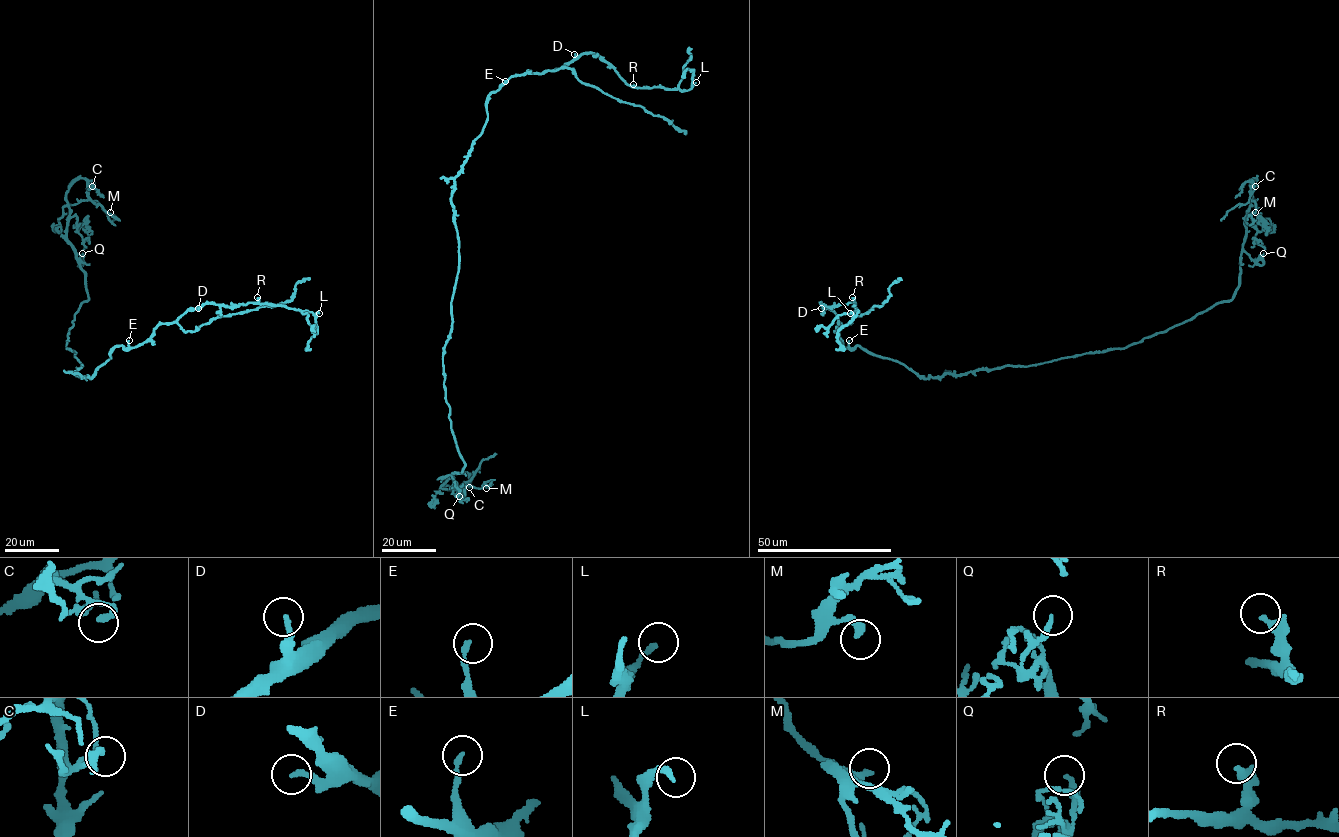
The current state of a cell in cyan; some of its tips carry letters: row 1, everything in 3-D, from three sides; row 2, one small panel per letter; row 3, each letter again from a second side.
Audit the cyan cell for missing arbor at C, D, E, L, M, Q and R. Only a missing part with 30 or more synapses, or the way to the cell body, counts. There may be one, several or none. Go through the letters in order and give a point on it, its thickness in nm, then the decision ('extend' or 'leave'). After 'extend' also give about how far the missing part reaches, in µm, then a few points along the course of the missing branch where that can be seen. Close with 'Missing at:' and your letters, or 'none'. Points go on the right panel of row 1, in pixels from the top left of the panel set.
C: at (1255, 186); 170 nm thick; leave
D: at (821, 308); 200 nm thick; leave
E: at (849, 340); 190 nm thick; leave
L: at (850, 313); 200 nm thick; leave
M: at (1255, 212); 240 nm thick; leave
Q: at (1263, 253); 130 nm thick; leave
R: at (852, 297); 300 nm thick; extend; about 20 µm are missing; missing branch runs (852, 297), (855, 276), (864, 271), (877, 272)
Missing at: R

